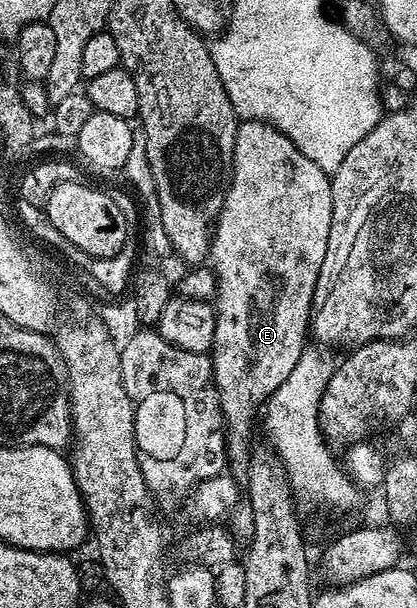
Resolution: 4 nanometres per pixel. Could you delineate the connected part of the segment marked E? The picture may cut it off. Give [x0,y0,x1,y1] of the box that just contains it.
[209,119,333,481]

